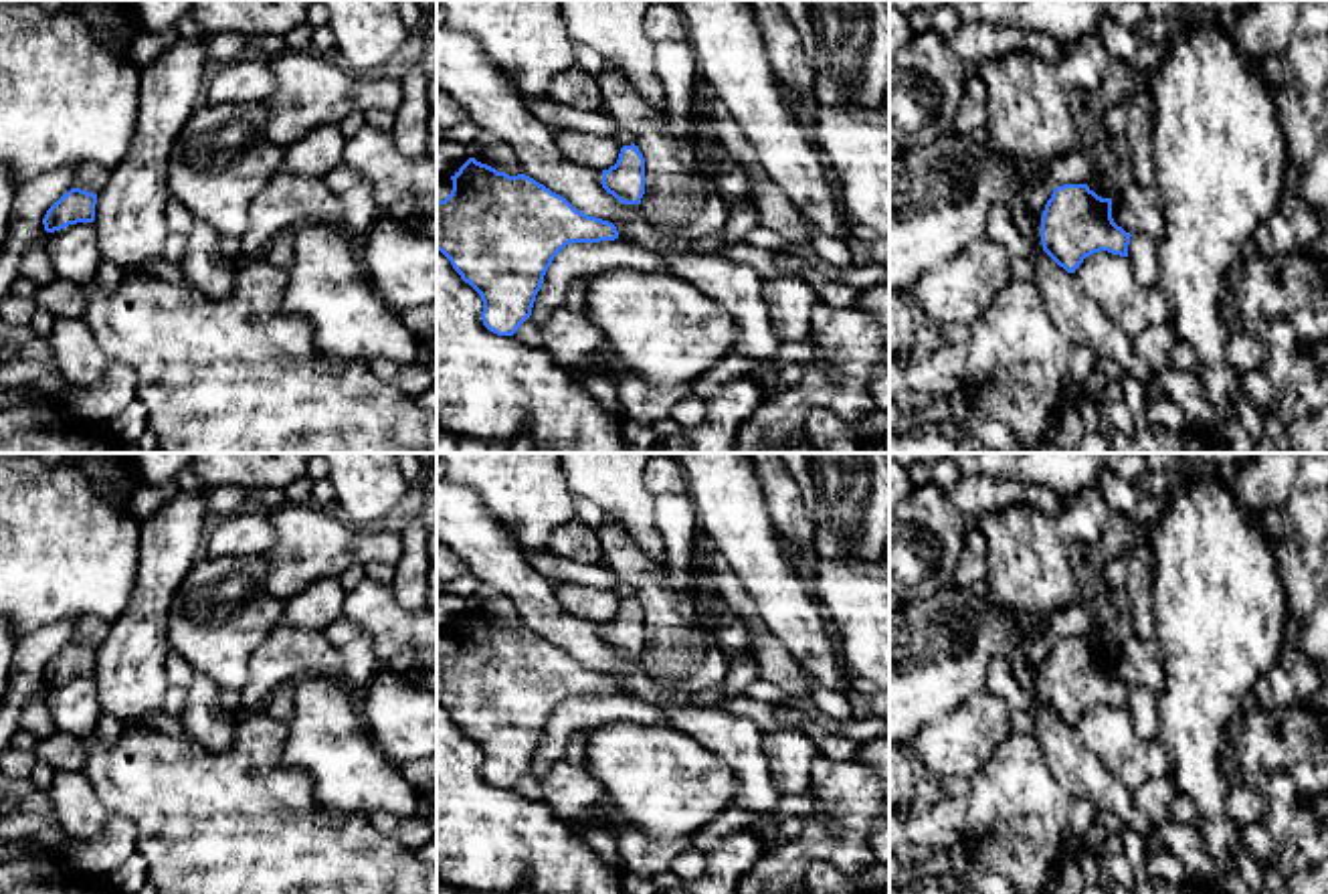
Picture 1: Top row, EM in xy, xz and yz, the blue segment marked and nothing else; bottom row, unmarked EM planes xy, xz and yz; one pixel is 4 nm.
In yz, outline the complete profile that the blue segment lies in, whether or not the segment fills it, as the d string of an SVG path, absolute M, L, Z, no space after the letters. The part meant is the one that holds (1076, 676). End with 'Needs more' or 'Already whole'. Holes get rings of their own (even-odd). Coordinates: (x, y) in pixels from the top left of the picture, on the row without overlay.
M1087 637L1057 639L1041 669L1043 704L1067 726L1075 726L1085 710L1100 704L1128 710L1130 690L1112 672L1112 651L1098 649Z. Already whole

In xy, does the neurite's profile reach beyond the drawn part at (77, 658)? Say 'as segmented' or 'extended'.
as segmented

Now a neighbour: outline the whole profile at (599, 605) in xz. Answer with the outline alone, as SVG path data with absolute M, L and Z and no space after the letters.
M558 583L556 597L566 613L586 619L594 625L608 623L616 617L621 599L614 591L586 587L578 583Z

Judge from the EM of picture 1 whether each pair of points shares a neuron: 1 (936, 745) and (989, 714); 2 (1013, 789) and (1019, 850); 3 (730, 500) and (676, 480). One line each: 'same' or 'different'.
1: same
2: same
3: different

